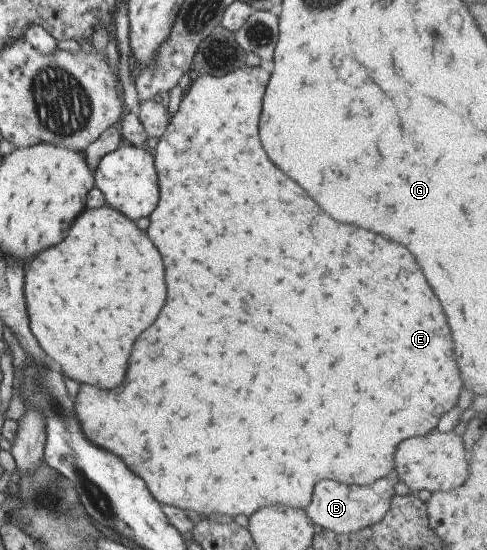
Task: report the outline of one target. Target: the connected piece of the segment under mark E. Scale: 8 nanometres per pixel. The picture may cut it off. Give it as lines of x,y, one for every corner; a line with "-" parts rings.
260,66
234,69
220,77
200,75
190,81
177,111
151,151
159,198
158,205
148,217
150,223
146,233
162,255
166,303
156,321
134,341
122,385
112,391
100,391
80,384
73,398
77,422
89,442
118,456
132,473
144,480
148,491
160,505
182,508
194,518
213,514
248,517
257,509
270,506
304,510
311,500
313,487
320,479
365,487
392,475
396,446
406,438
424,435
435,427
438,419
454,408
462,387
454,363
450,329
440,303
424,281
424,275
408,249
366,229
332,221
318,205
314,207
314,201
302,187
288,179
264,155
256,125
266,81
268,72

